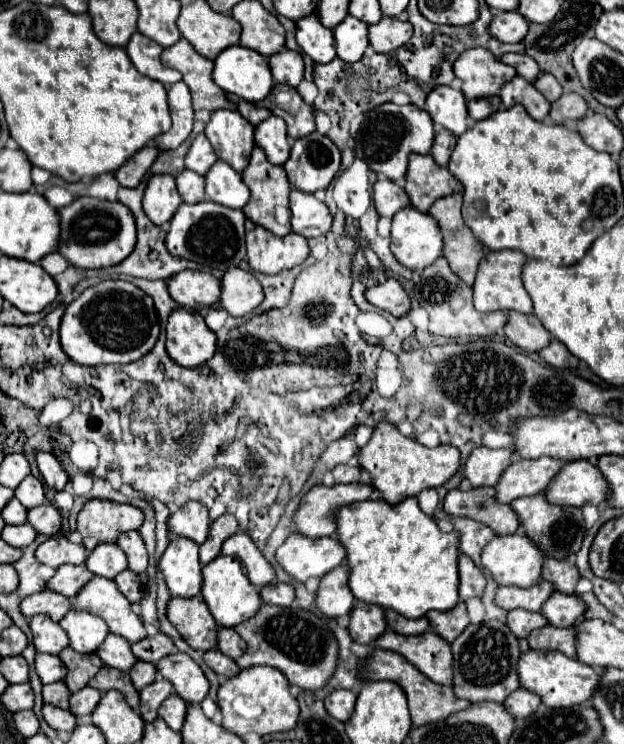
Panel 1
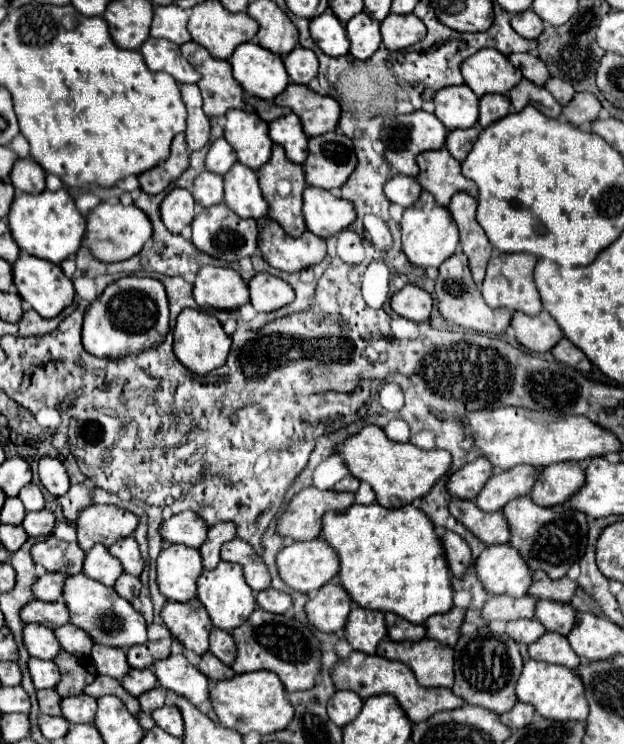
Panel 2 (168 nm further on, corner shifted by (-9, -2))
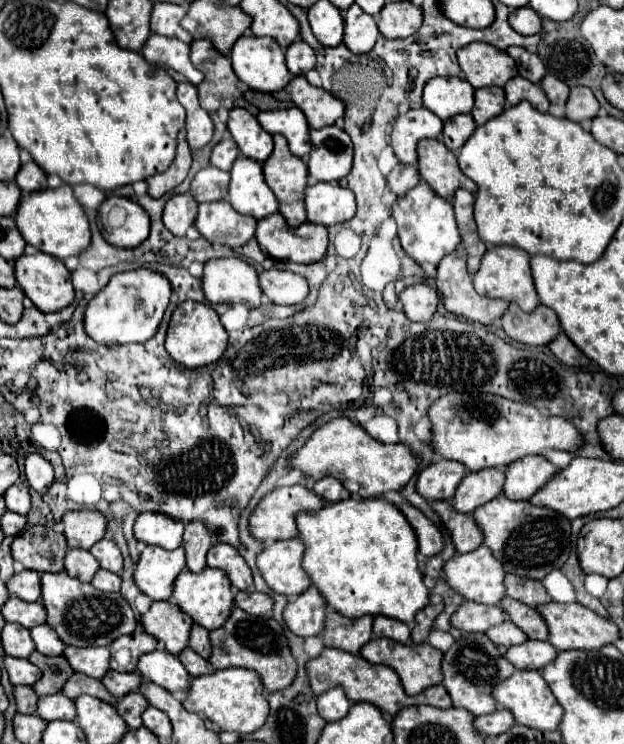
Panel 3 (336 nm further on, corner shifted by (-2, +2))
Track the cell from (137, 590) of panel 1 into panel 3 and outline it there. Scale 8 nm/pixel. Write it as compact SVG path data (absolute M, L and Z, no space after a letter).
M99 570L99 572L93 576L93 580L91 580L91 586L95 586L97 590L105 590L105 592L119 592L121 578L119 578L119 574L113 574L113 572Z

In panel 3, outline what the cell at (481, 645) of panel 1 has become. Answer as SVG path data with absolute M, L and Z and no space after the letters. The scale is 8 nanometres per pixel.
M469 634L467 640L457 640L443 658L443 686L447 688L453 706L465 708L471 714L491 714L497 706L493 704L491 690L499 682L513 674L513 666L497 652L497 646L485 634Z

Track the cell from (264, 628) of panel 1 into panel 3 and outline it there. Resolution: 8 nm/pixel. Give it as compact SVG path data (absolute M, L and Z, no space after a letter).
M235 606L231 608L229 620L221 628L209 632L209 638L213 648L209 662L213 664L213 668L219 670L239 666L255 670L261 676L263 688L269 692L287 688L289 682L293 682L293 676L297 674L297 664L289 652L287 638L283 636L283 626L269 616L249 616L247 612L241 612L241 608Z

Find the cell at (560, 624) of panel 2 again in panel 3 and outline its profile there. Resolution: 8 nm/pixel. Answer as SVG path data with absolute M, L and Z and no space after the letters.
M503 596L501 610L509 616L509 620L513 624L517 624L517 628L521 628L527 634L529 640L547 640L549 638L545 622L535 612L535 608L529 608L525 604L517 604L517 600L511 600L509 596Z

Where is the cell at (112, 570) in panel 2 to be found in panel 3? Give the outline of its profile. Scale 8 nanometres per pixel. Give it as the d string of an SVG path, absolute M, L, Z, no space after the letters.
M69 550L65 554L65 572L71 578L77 578L81 582L91 582L93 574L99 570L99 564L95 556L89 550Z

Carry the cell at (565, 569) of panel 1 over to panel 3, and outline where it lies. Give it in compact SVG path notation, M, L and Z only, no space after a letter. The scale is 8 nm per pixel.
M507 574L503 584L505 584L507 596L511 596L513 600L519 600L531 608L537 608L541 604L551 602L551 596L545 592L543 584L537 580L525 580L525 578L517 578L517 576Z

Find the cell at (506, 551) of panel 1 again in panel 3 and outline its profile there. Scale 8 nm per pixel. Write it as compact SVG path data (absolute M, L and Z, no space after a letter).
M485 546L467 554L455 554L445 562L443 574L445 582L465 600L489 606L505 596L505 586L501 584L505 572L501 572L501 562L493 560Z

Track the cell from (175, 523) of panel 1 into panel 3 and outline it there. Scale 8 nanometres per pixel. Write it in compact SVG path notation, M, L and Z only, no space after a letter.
M143 512L135 520L133 534L139 542L173 550L181 546L183 528L185 524L181 524L179 520L173 520L169 516L161 516L155 512Z

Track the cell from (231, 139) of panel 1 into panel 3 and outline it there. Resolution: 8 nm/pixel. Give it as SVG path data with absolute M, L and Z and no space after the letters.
M233 108L227 126L243 156L265 162L273 152L273 136L265 132L259 120L245 108Z

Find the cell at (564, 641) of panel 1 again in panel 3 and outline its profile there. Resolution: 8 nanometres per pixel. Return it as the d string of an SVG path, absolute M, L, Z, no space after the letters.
M527 640L525 644L511 646L505 654L505 658L517 668L517 670L541 670L549 660L557 656L557 650L549 642L537 642Z

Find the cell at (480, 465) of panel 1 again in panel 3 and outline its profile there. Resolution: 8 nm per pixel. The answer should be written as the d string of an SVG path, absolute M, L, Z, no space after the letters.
M439 460L429 464L417 474L417 494L421 494L425 500L453 500L453 492L457 490L457 484L463 480L467 470L461 468L461 464L451 460Z

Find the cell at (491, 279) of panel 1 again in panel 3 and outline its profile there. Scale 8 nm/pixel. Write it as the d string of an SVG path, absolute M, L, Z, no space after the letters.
M491 246L481 260L477 274L473 276L473 284L479 294L489 296L489 298L501 298L507 302L515 302L525 312L531 312L539 304L539 296L535 292L531 268L529 268L529 254L523 252L521 248Z

